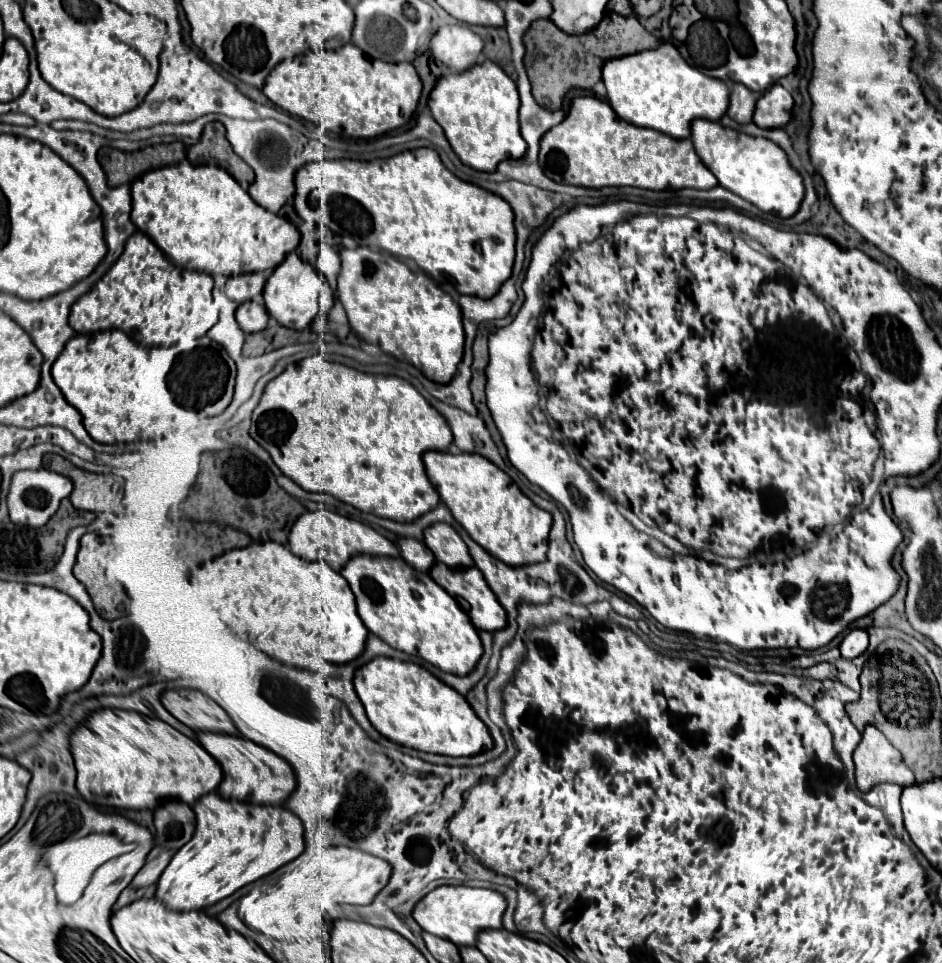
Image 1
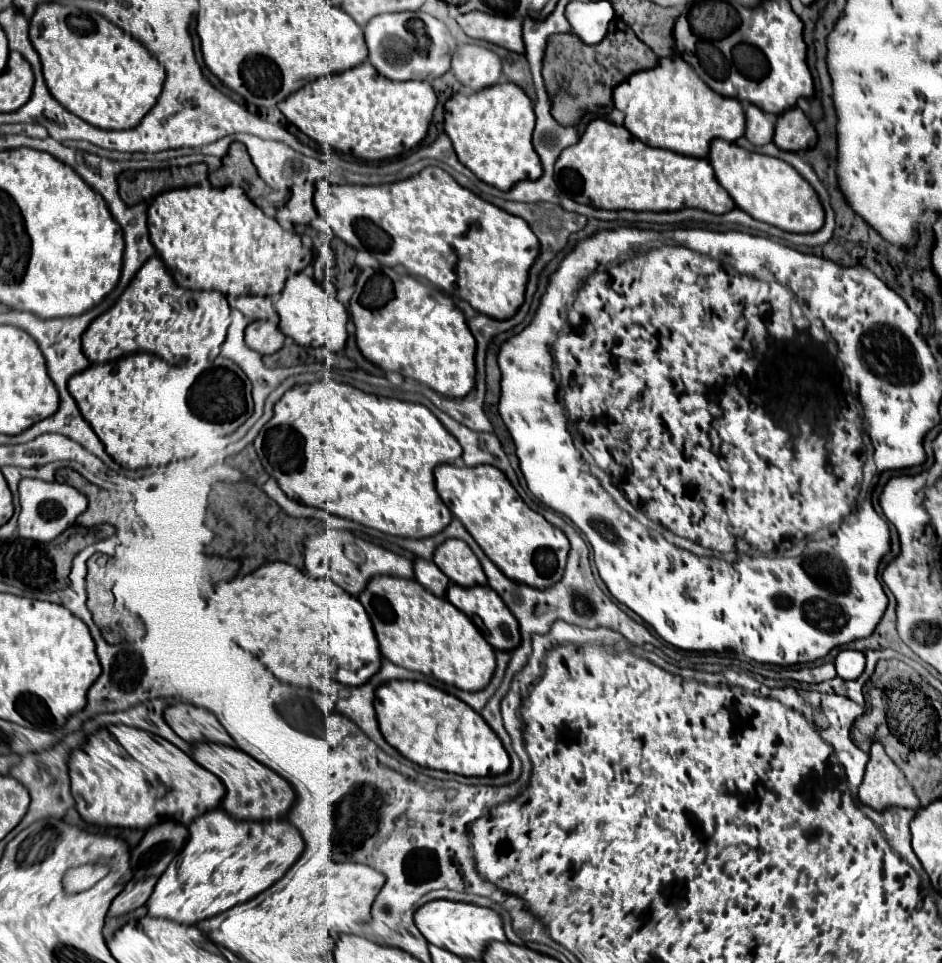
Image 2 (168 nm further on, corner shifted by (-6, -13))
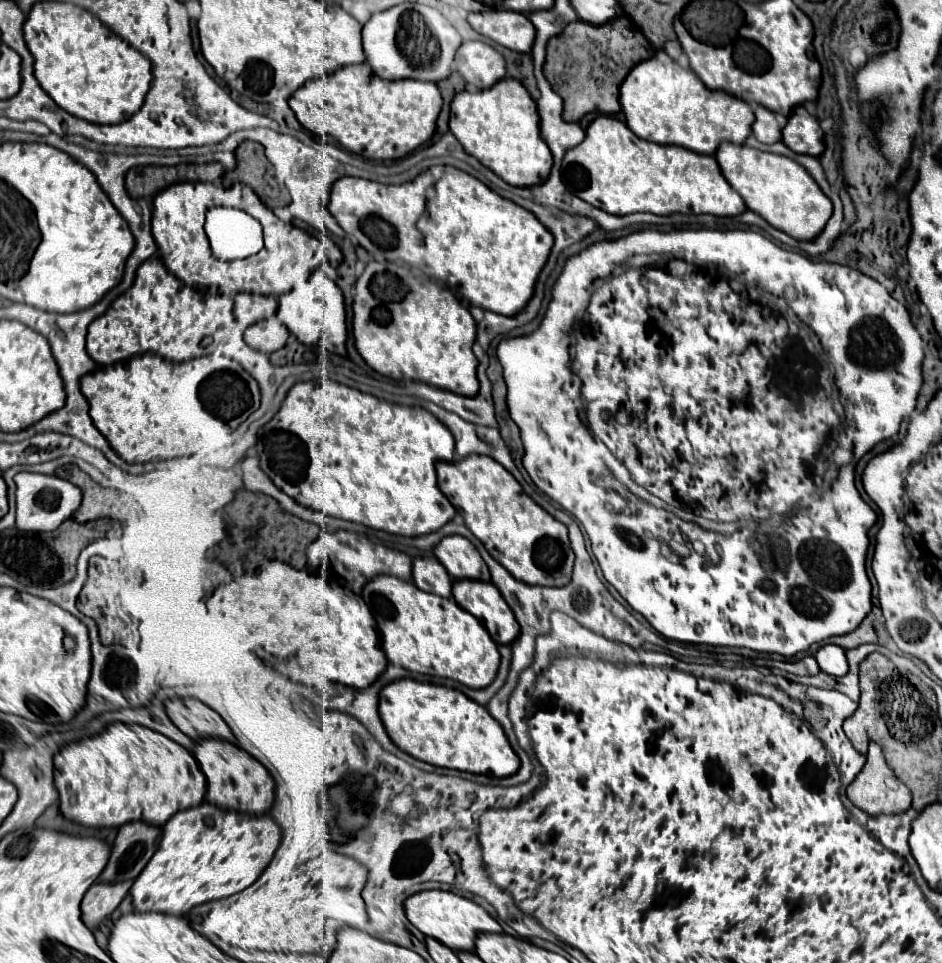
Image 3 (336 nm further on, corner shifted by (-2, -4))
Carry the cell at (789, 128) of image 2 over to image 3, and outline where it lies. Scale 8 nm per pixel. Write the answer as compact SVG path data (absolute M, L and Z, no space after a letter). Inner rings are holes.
M798 106L790 114L788 124L782 130L782 142L790 146L794 152L806 154L806 156L810 154L814 158L822 156L822 152L826 150L822 128L818 120L806 112L804 106Z

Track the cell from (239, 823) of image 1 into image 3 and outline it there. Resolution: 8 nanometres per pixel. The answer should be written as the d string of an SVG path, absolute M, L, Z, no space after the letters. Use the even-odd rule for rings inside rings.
M202 802L196 808L182 810L164 824L162 840L160 840L158 852L154 854L154 860L146 864L146 868L140 872L140 876L134 880L130 888L134 908L138 912L162 912L162 914L184 916L190 908L198 904L236 894L248 888L252 882L256 882L256 878L270 864L278 844L280 844L280 828L270 816L260 816L260 818L242 816L242 822L240 822L238 814L234 818L234 814L214 808L214 804L210 802Z

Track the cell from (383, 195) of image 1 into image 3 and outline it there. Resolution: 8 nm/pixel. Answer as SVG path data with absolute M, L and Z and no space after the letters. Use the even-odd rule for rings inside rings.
M434 166L402 186L386 186L362 178L340 178L330 192L330 212L346 234L368 252L382 252L390 262L404 260L426 276L446 282L452 292L466 298L472 306L504 316L514 316L526 308L554 244L554 236L546 232L532 212L498 196L478 178L452 166ZM428 212L430 222L424 222Z

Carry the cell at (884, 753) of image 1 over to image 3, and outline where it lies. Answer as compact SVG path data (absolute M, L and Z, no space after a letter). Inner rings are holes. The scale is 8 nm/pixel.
M870 742L868 754L866 754L866 766L856 776L856 780L848 786L846 796L850 798L850 802L854 806L862 808L862 812L866 812L868 816L906 812L910 808L910 802L912 802L910 790L902 782L898 782L898 778L894 776L894 772L890 770L890 766L886 764L886 760L882 756L882 748L876 742Z

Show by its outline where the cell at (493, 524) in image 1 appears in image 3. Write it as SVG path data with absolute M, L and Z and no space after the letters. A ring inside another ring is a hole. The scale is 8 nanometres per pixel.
M468 456L458 462L438 462L438 488L450 500L450 504L462 512L470 532L484 544L484 548L498 560L516 580L532 586L566 586L572 576L574 552L570 548L568 530L562 522L552 518L542 506L538 506L518 484L518 480L490 456Z

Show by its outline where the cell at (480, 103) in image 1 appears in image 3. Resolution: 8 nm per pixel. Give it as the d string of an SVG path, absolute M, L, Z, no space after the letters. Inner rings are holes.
M504 78L490 90L456 94L450 106L450 130L468 154L512 186L538 186L550 176L554 160L548 144L542 140L536 102L514 78Z

